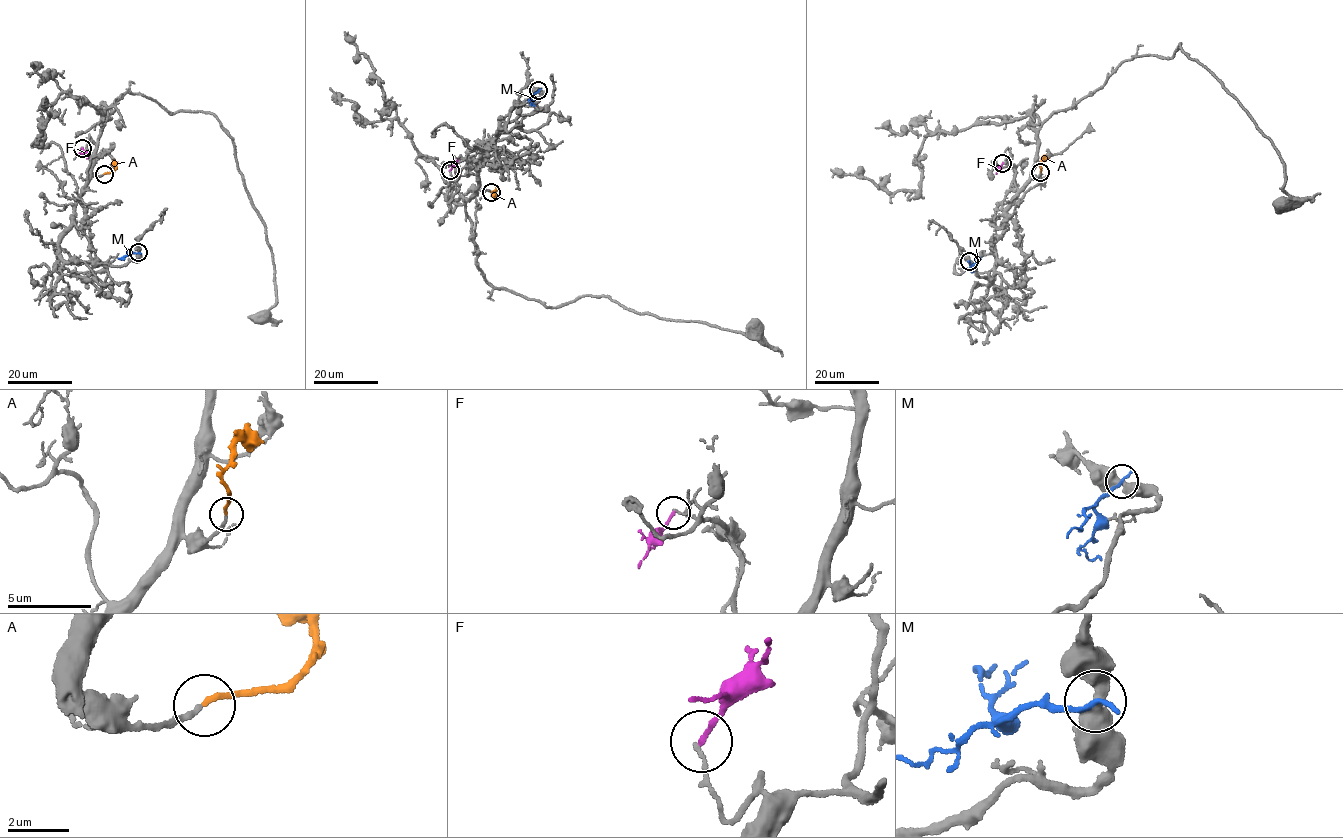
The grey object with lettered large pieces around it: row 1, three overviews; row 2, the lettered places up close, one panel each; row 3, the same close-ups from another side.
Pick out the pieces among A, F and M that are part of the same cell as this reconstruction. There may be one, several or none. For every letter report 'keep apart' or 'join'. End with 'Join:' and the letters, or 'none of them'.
A: join
F: keep apart
M: keep apart
Join: A

